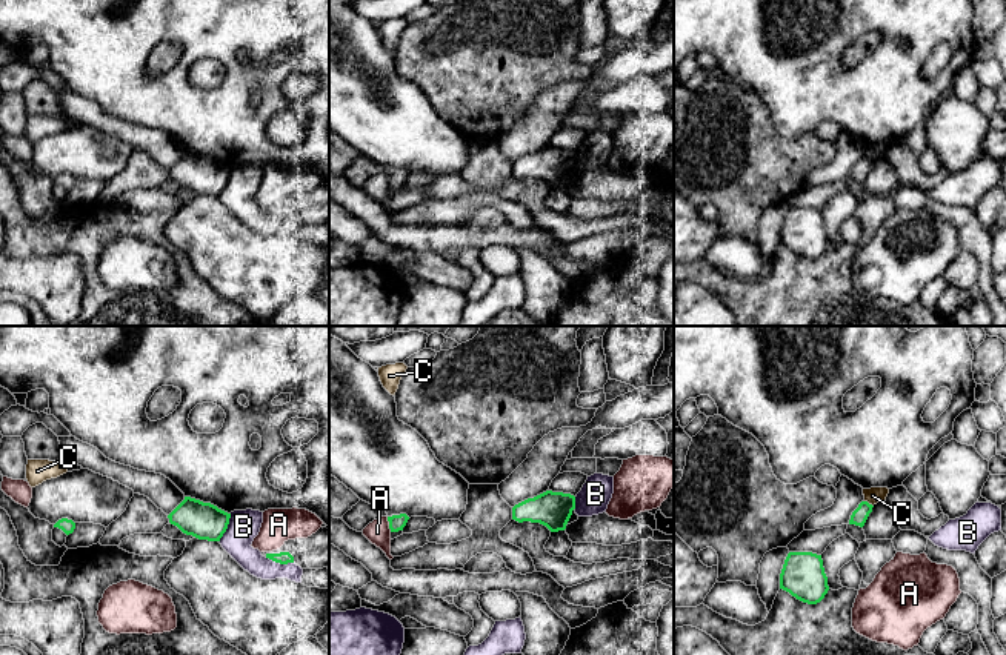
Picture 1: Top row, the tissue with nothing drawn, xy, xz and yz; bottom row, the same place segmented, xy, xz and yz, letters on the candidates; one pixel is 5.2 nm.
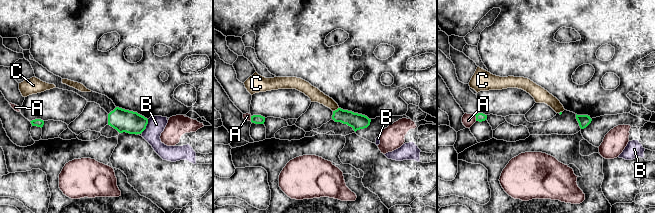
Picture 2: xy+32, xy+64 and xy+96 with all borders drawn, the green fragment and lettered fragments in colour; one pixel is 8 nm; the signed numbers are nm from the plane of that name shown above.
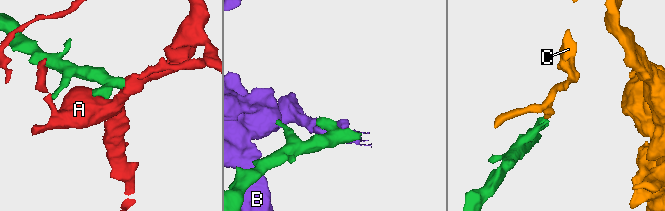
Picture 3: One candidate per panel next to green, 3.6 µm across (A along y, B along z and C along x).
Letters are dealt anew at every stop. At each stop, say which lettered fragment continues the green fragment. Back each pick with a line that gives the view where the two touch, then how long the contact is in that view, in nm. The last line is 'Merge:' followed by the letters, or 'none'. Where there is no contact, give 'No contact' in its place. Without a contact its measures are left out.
Merge: none

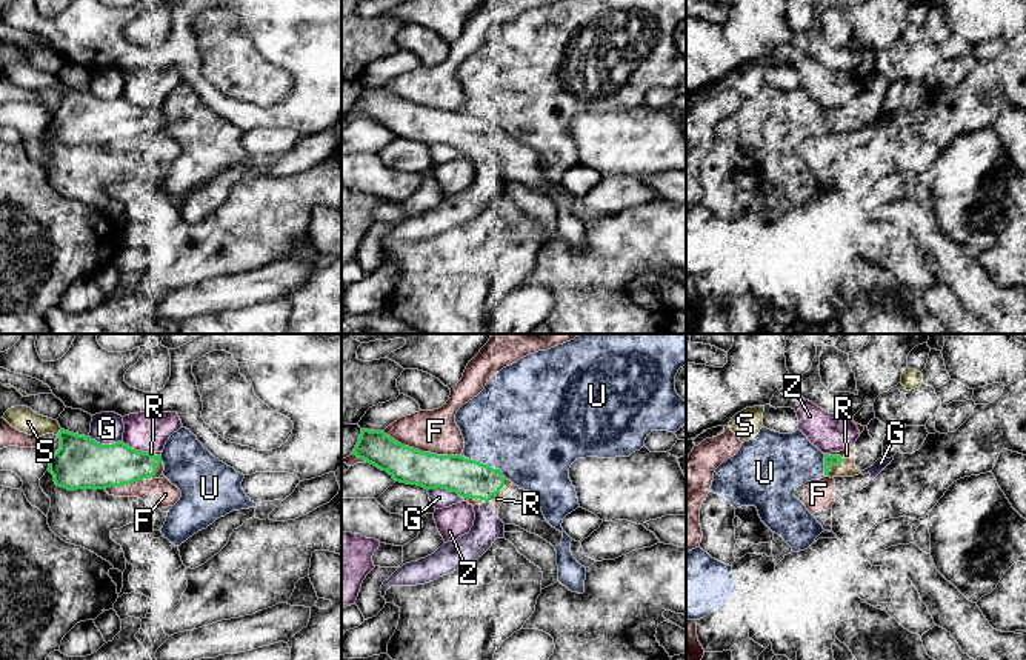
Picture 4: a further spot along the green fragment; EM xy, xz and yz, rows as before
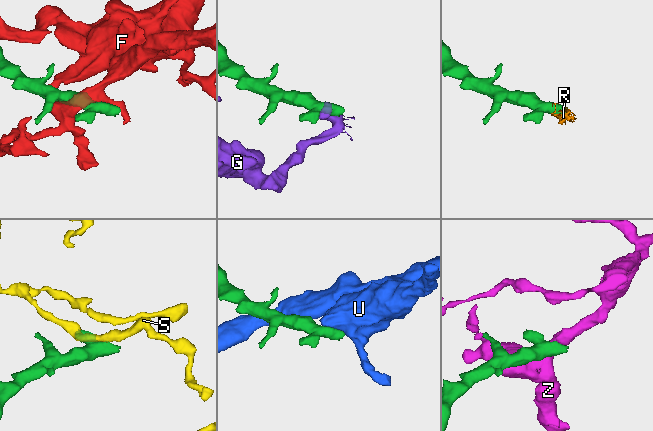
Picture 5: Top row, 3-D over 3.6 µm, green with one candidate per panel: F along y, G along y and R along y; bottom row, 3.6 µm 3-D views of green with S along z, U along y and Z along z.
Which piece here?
R: Touches green in yz. Shared border 140 nm
Merge: R

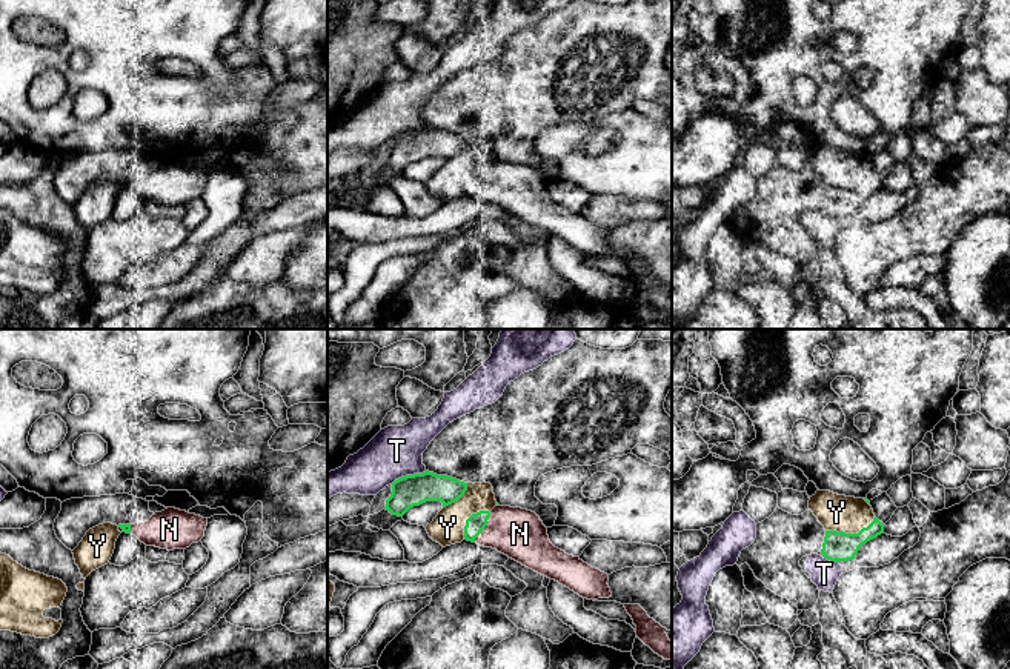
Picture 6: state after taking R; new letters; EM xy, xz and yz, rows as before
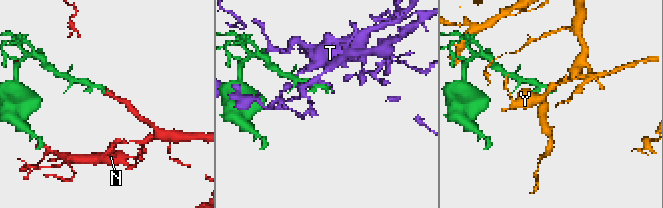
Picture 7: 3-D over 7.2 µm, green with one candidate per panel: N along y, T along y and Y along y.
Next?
N: Touches green in xz. Shared border 180 nm
Merge: N

